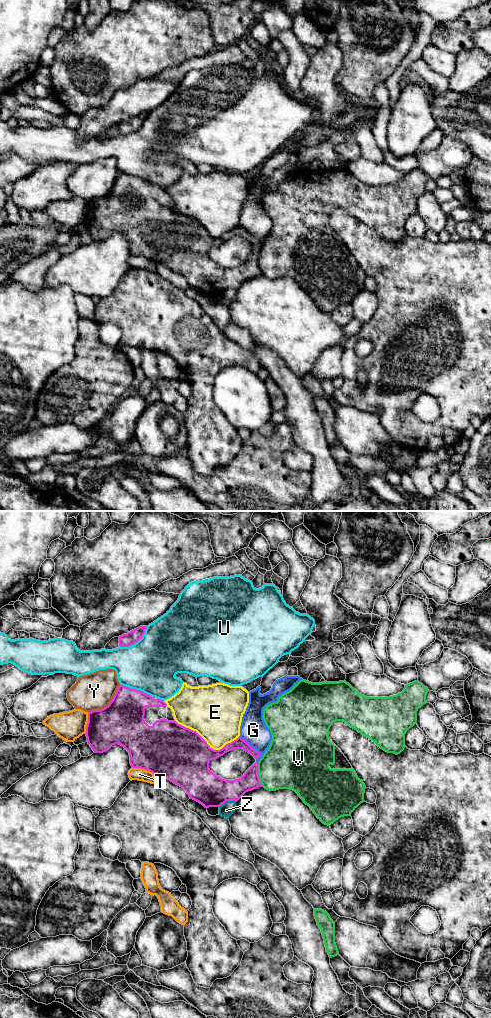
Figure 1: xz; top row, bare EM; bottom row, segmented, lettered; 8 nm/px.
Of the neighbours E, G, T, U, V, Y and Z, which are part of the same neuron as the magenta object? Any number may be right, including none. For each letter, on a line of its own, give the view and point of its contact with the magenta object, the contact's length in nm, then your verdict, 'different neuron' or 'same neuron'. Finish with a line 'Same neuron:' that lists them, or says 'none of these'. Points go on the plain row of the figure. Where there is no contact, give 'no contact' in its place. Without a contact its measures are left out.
E: meets magenta in xz at (206, 231); contact 550 nm long; different neuron
G: meets magenta in xz at (251, 235); contact 240 nm long; different neuron
T: meets magenta in xz at (143, 256); contact 190 nm long; different neuron
U: meets magenta in xz at (136, 130); contact 280 nm long; different neuron
V: meets magenta in xz at (257, 262); contact 190 nm long; different neuron
Y: meets magenta in xz at (108, 193); contact 340 nm long; different neuron
Z: meets magenta in xz at (227, 288); contact 140 nm long; different neuron
Same neuron: none of these

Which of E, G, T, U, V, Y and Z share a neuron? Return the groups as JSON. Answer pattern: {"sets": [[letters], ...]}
{"sets": [["E"], ["G"], ["T"], ["U"], ["V"], ["Y"], ["Z"]]}

